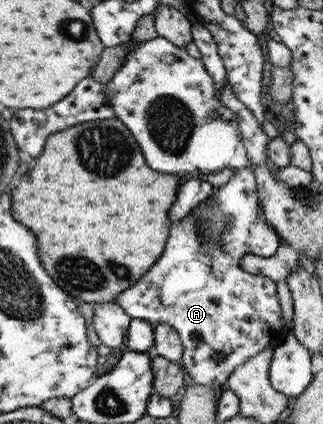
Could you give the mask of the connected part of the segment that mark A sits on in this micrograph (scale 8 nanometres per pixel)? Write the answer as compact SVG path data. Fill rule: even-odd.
M250 168L235 170L235 173L227 183L214 187L214 191L208 196L207 204L213 208L219 206L230 222L228 222L227 232L223 232L220 240L204 240L198 218L193 215L193 211L186 214L182 220L175 222L171 226L171 234L166 242L163 254L159 257L159 262L153 266L137 281L135 286L125 289L115 302L123 307L123 310L132 319L144 319L154 327L157 324L168 324L175 328L179 334L184 348L180 363L185 368L185 373L191 377L195 384L203 386L216 386L225 384L231 374L239 369L253 356L257 356L261 350L267 346L279 346L288 335L289 330L285 327L282 319L282 310L277 296L277 284L267 276L255 276L245 272L239 266L239 259L245 253L253 253L261 256L271 256L279 248L280 238L275 230L272 230L261 216L261 204L259 204L259 194L257 194L257 180ZM222 352L224 357L216 360L214 356Z

